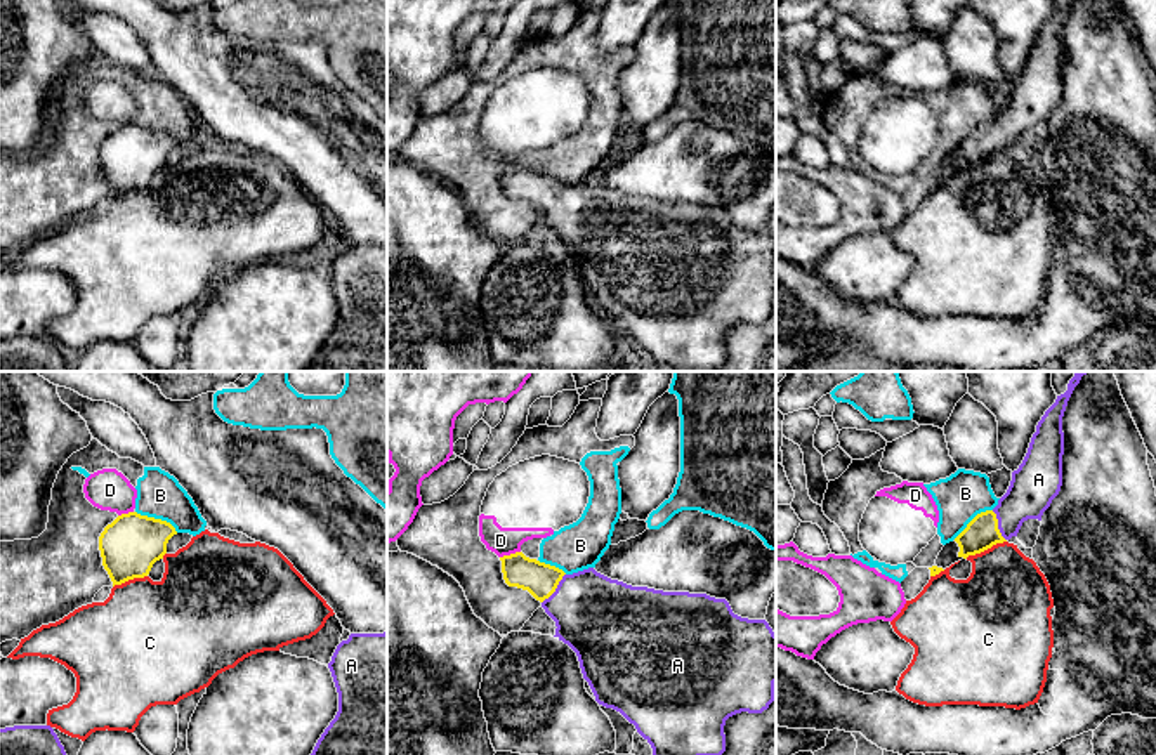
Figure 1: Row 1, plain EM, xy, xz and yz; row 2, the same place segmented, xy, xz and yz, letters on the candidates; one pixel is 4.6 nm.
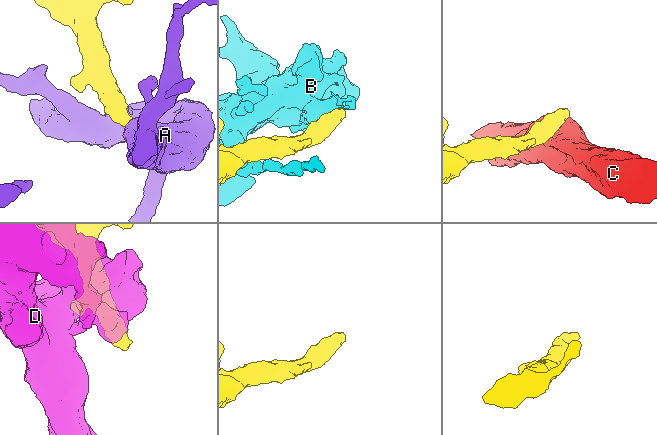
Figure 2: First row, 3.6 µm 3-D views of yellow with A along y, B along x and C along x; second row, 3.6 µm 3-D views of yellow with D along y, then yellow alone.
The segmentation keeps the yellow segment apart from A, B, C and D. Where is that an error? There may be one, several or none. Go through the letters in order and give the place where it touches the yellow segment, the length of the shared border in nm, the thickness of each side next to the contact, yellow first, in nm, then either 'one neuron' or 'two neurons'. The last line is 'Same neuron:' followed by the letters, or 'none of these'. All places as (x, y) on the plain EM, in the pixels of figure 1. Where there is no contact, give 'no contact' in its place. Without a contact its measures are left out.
A: contact xz (556, 198); length 180 nm; calibres 160 and 380 nm; one neuron
B: contact xy (157, 131); length 220 nm; calibres 280 and 200 nm; two neurons
C: contact yz (985, 160); length 200 nm; calibres 160 and 400 nm; two neurons
D: contact xz (509, 167); length 100 nm; calibres 160 and 130 nm; two neurons
Same neuron: A

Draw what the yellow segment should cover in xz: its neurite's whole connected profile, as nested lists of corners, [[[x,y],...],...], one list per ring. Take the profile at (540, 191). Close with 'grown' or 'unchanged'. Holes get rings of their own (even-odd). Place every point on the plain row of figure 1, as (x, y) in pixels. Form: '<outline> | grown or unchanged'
[[[522,163],[500,168],[509,198],[528,201],[555,233],[555,246],[578,267],[583,290],[595,312],[620,323],[651,356],[658,371],[696,371],[726,363],[726,332],[736,325],[762,325],[774,312],[776,245],[765,231],[732,224],[726,210],[706,205],[663,203],[611,191],[594,179],[566,186],[562,181],[526,168]]] | grown

